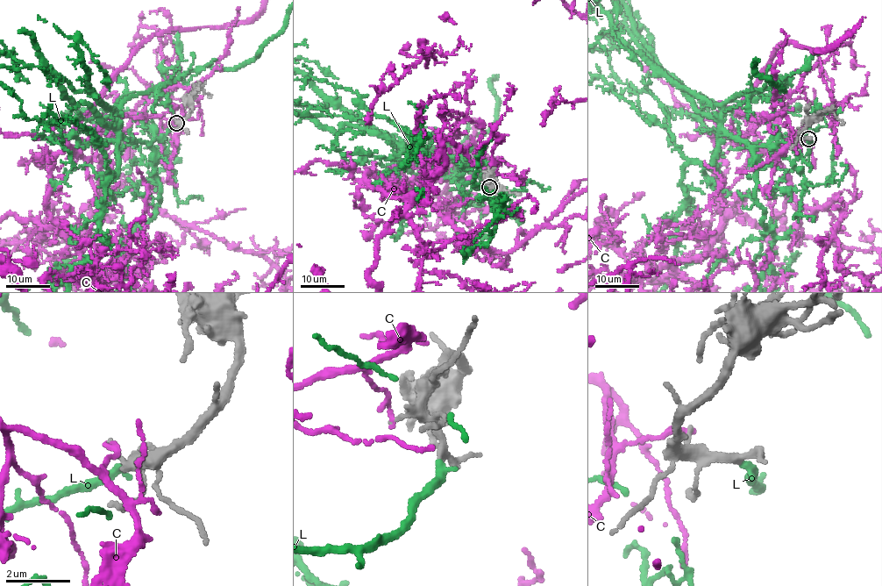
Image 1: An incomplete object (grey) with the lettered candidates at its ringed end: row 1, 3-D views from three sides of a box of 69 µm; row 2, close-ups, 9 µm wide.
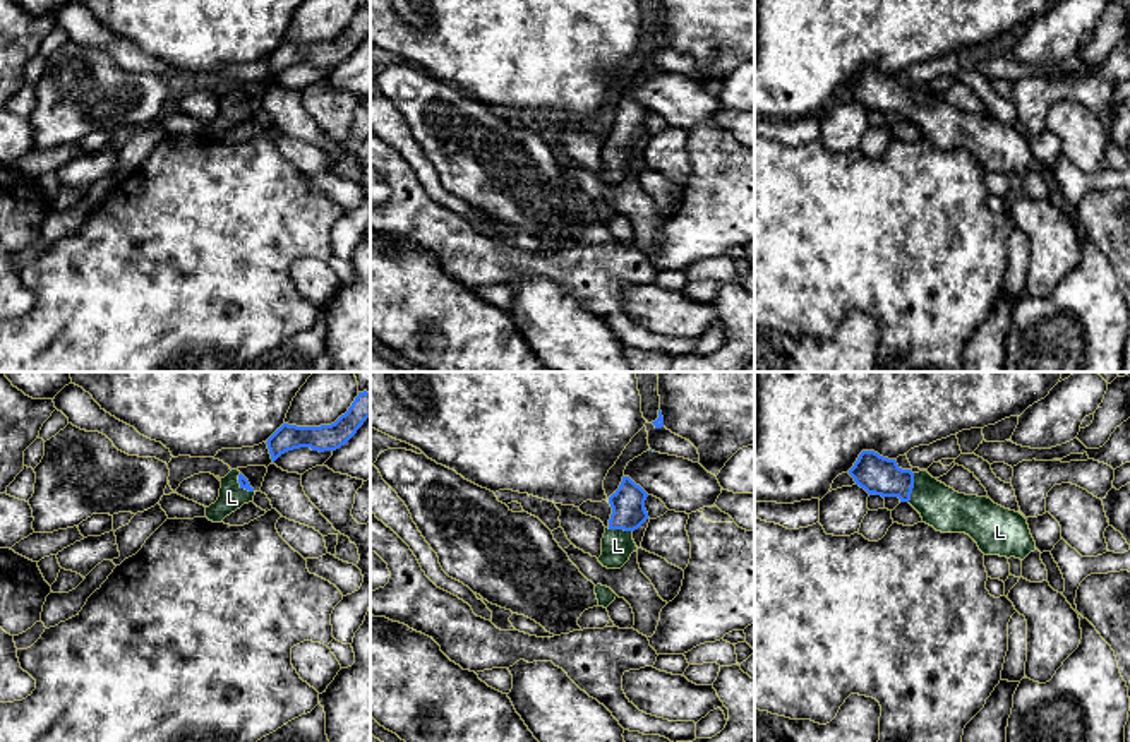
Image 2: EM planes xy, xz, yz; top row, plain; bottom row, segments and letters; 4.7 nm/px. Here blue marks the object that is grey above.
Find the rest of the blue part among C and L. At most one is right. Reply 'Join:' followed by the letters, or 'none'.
Join: L

